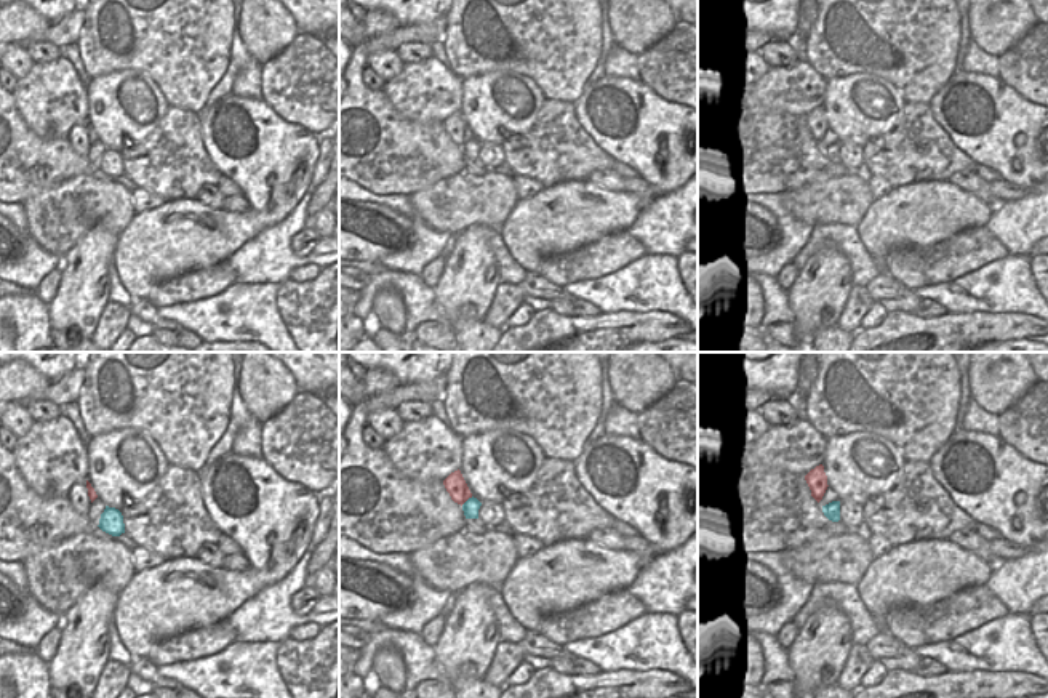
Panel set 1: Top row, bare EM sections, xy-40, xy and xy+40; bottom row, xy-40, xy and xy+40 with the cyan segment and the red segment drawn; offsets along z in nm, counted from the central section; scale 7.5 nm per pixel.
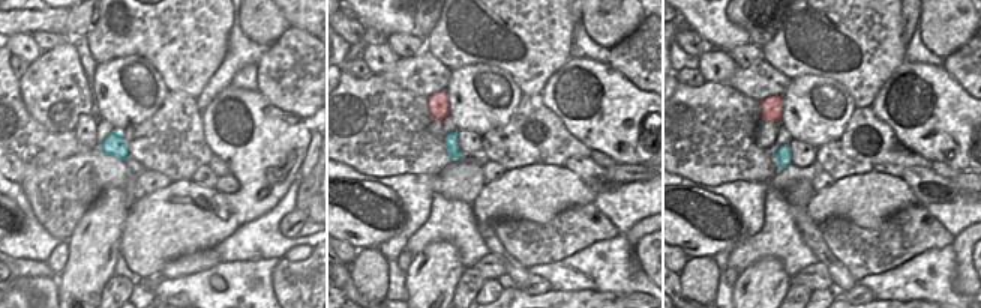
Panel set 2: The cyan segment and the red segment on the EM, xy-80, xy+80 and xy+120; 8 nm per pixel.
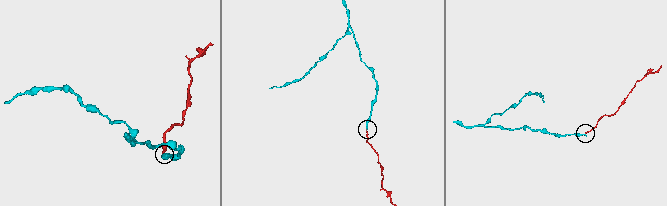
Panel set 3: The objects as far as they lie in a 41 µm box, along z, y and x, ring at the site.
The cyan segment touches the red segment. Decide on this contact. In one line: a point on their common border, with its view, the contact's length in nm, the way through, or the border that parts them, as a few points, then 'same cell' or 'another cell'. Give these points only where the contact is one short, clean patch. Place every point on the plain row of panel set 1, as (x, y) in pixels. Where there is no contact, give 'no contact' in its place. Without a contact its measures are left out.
meets cyan in xy at (468, 141); contact 120 nm long; border along xy (472, 138), (461, 146); another cell

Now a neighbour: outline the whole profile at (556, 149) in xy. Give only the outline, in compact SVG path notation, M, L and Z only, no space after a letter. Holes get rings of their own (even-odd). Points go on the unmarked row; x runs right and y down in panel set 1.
M544 101L534 125L523 134L512 134L501 144L510 176L536 179L542 187L563 181L587 179L594 171L613 171L614 160L605 154L579 125L573 102Z

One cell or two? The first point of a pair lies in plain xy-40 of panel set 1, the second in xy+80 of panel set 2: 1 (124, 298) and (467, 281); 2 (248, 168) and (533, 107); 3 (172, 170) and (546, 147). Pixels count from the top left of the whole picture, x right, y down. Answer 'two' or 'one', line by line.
1: two
2: two
3: one

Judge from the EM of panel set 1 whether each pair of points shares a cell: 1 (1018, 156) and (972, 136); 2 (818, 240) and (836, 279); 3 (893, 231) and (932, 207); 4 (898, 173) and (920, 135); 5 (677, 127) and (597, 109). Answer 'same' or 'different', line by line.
1: same
2: different
3: same
4: same
5: same

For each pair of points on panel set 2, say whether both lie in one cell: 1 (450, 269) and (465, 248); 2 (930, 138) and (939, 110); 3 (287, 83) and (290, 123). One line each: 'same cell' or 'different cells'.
1: different cells
2: same cell
3: different cells

